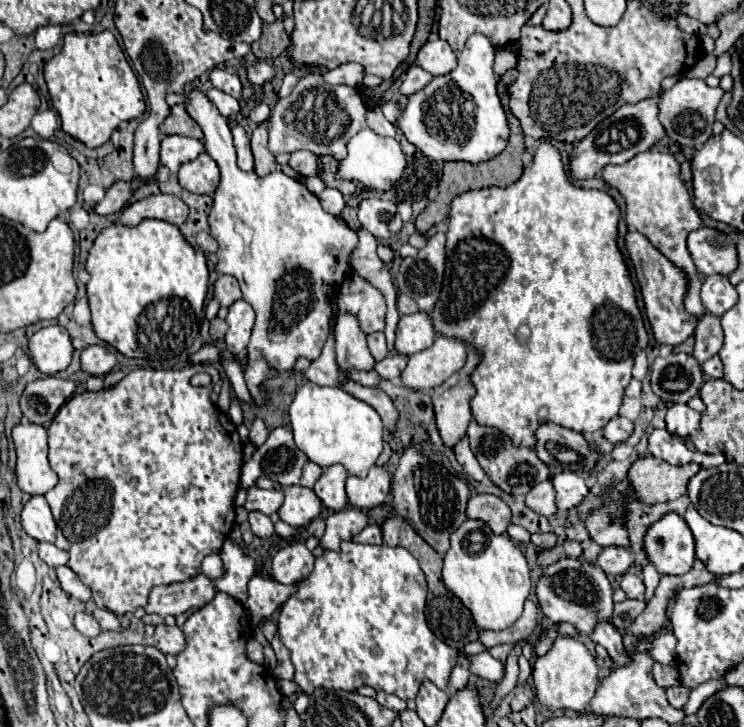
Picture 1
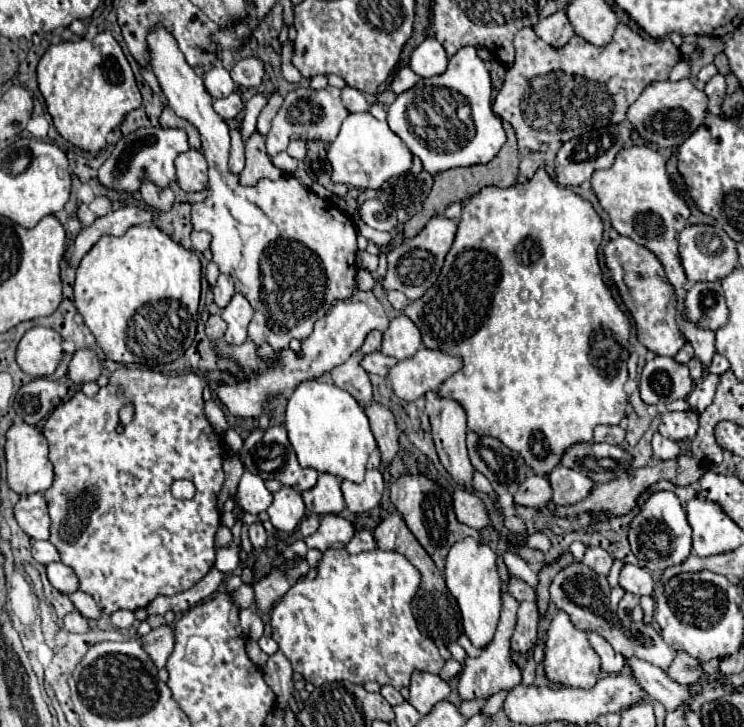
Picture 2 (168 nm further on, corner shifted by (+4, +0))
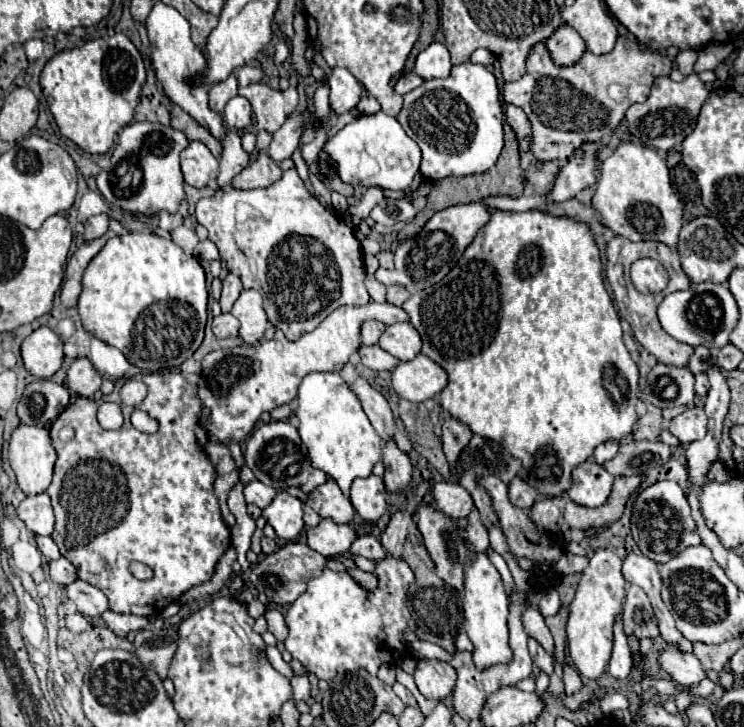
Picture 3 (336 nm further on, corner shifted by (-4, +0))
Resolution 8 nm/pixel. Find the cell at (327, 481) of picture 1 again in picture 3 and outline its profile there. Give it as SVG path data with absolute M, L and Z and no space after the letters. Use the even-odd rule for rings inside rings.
M334 479L316 487L306 501L322 519L332 519L334 523L350 523L354 517L354 507L348 497L340 491Z

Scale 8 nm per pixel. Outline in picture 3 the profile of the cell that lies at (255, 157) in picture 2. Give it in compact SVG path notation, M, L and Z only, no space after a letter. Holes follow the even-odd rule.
M260 153L260 159L248 165L242 173L232 179L234 189L256 189L270 187L282 177L282 169L270 159L268 153Z

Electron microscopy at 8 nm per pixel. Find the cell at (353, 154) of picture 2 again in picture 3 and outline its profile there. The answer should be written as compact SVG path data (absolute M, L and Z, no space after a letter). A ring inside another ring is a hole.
M384 111L374 115L358 115L352 123L326 141L324 151L336 161L340 179L350 185L406 189L420 167L420 147L404 133L396 117L390 117Z

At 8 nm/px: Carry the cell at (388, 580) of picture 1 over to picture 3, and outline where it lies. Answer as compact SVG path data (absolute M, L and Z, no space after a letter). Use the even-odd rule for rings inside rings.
M388 555L376 563L380 579L376 591L364 589L348 573L326 569L320 577L308 581L308 589L290 605L286 623L290 629L284 641L286 649L318 679L334 679L338 673L360 667L376 675L382 663L398 665L408 655L402 631L414 631L414 621L406 607L406 591L414 579L412 569L402 559Z

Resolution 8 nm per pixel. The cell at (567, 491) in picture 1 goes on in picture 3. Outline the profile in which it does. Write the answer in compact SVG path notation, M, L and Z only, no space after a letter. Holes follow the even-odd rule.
M588 459L576 467L574 485L568 491L568 497L584 507L600 507L608 499L612 483L614 477L604 467Z

